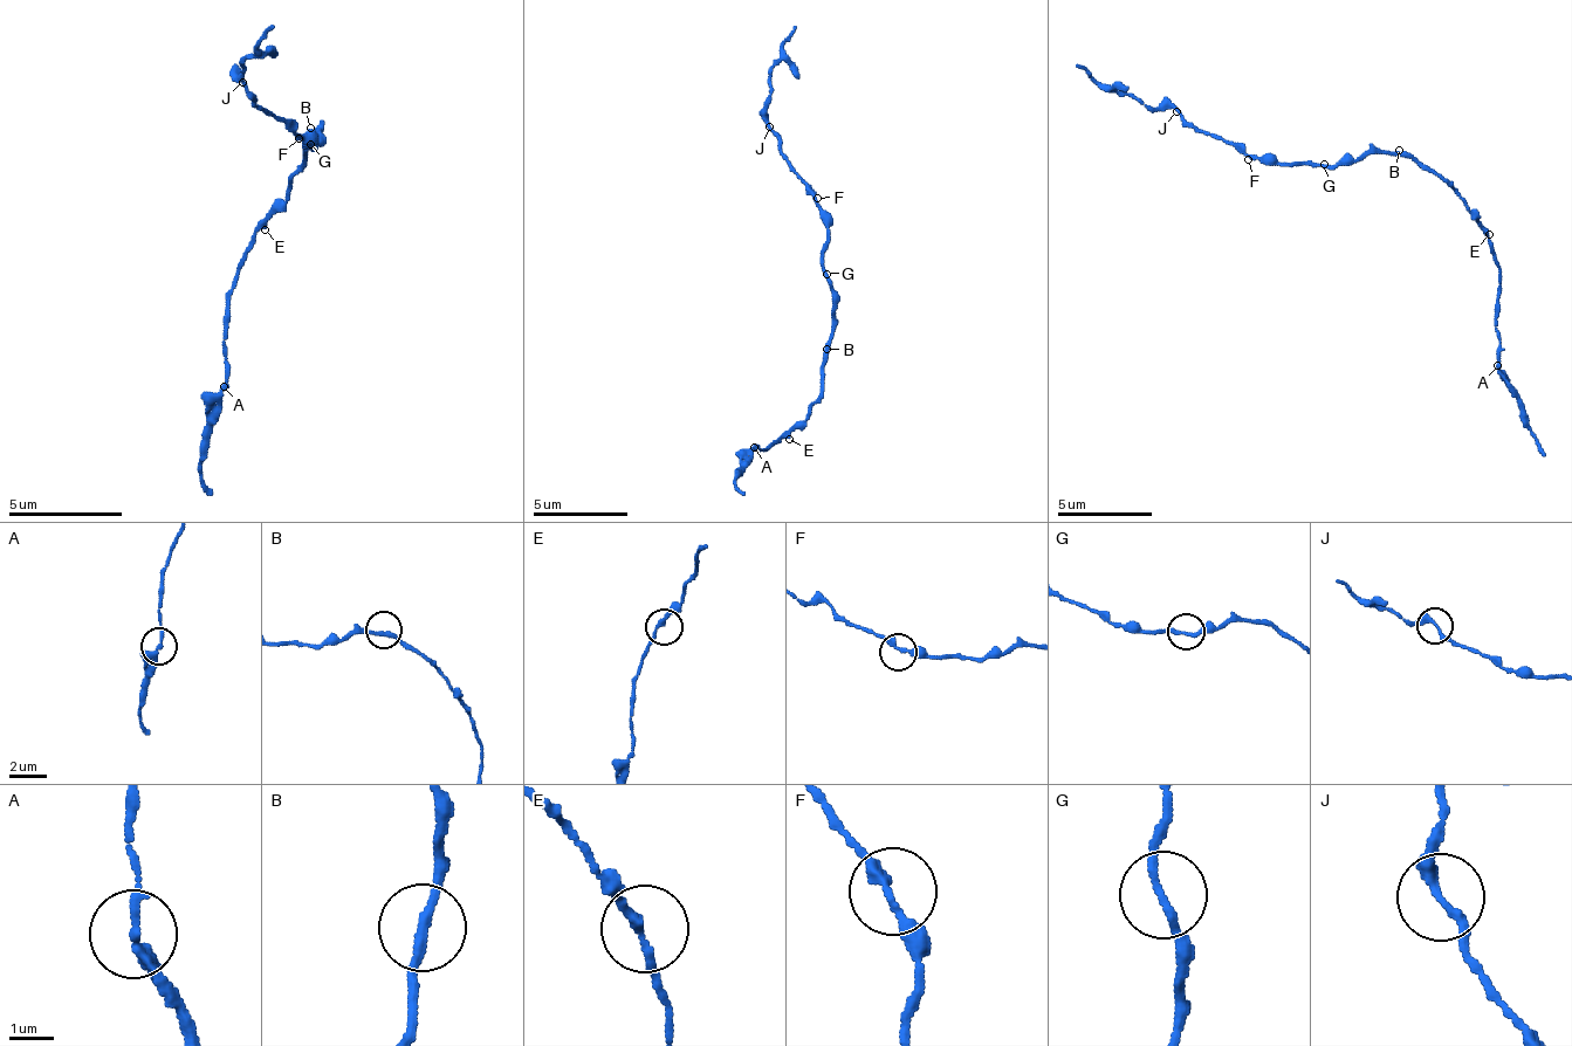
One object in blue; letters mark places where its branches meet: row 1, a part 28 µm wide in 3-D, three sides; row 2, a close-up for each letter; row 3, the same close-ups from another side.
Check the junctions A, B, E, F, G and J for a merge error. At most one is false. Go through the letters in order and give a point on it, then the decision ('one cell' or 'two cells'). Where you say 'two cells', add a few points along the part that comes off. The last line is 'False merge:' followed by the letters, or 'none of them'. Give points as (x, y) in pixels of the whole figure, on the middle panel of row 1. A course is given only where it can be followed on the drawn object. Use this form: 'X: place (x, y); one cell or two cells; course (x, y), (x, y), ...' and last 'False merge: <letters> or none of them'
A: place (754, 447); two cells; course (755, 448), (736, 476), (746, 496)
B: place (826, 349); one cell
E: place (789, 439); one cell
F: place (817, 198); one cell
G: place (826, 274); one cell
J: place (769, 126); one cell
False merge: A

